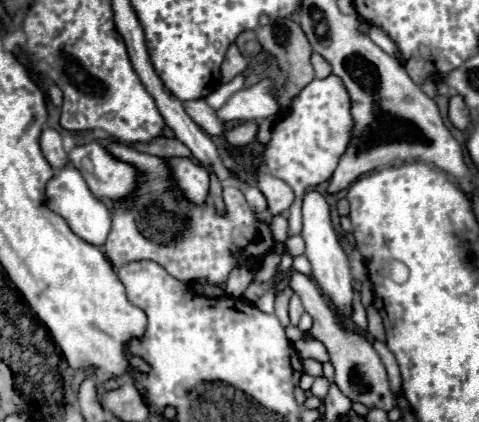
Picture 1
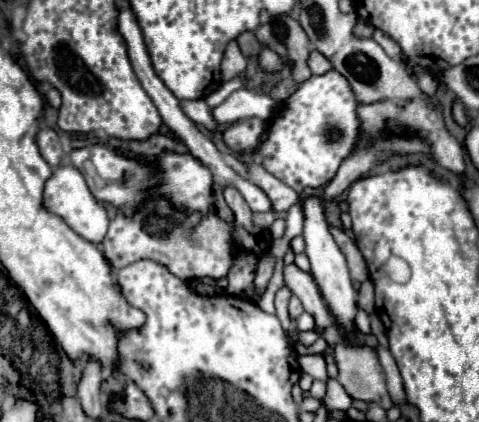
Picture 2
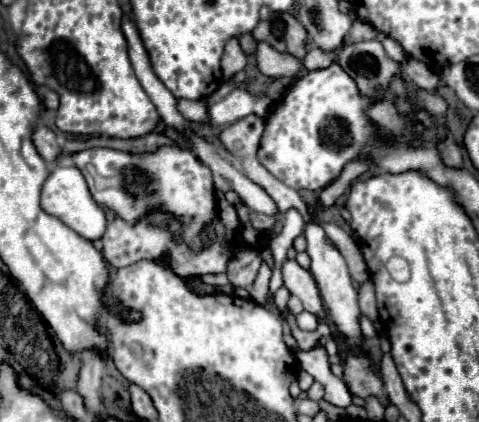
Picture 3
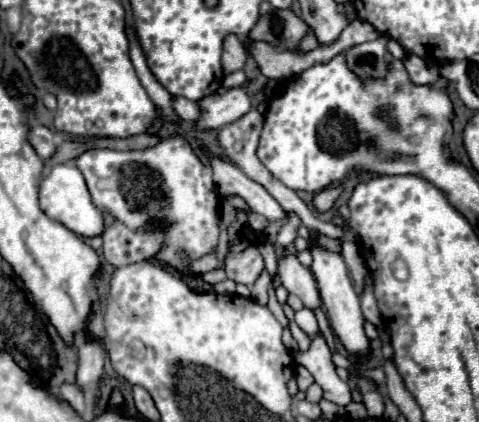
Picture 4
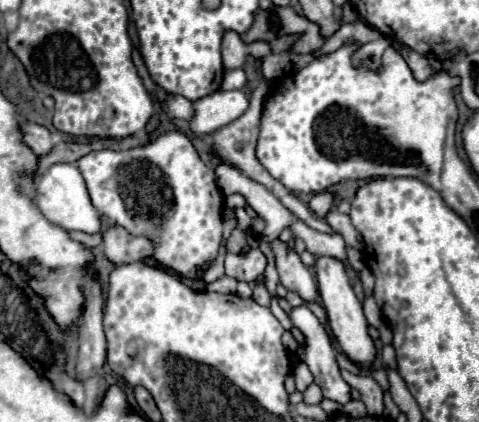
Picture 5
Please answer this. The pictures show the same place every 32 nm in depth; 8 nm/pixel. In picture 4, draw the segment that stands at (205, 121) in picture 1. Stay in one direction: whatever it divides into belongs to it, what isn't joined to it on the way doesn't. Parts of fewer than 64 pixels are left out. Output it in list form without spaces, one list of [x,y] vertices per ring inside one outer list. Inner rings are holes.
[[[174,98],[174,110],[182,120],[188,120],[188,122],[196,122],[202,116],[202,108],[198,106],[198,102],[192,102],[186,98]]]

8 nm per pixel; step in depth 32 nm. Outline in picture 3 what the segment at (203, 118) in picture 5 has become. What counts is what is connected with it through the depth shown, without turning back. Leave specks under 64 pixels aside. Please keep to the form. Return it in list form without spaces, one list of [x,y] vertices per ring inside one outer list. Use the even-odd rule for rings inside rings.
[[[236,88],[224,100],[208,106],[208,114],[210,114],[210,122],[214,126],[226,126],[226,124],[242,120],[250,114],[266,118],[270,114],[272,106],[274,106],[274,102],[266,94],[254,96],[244,88]]]

